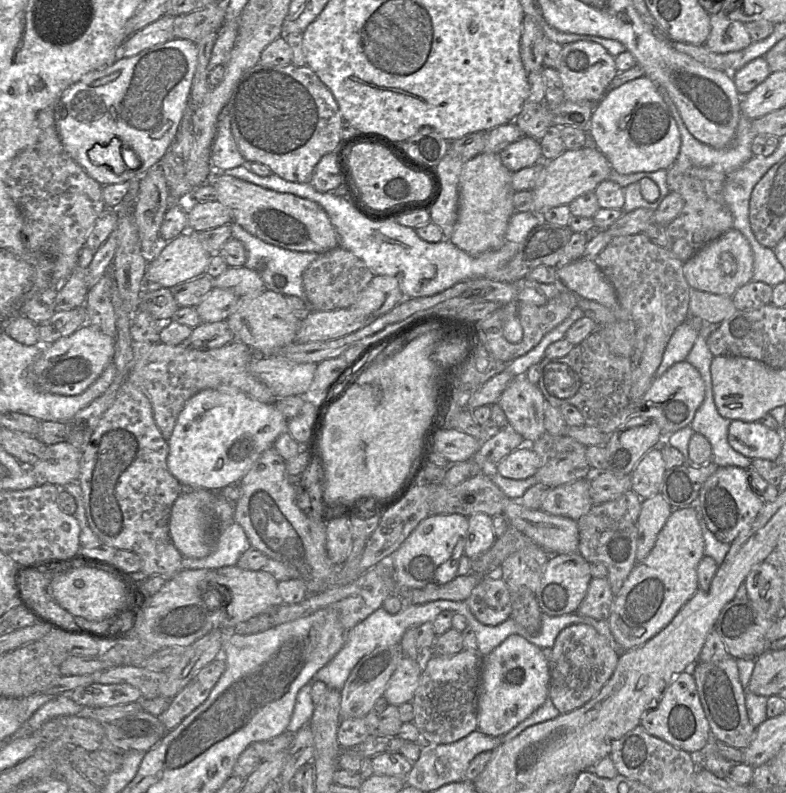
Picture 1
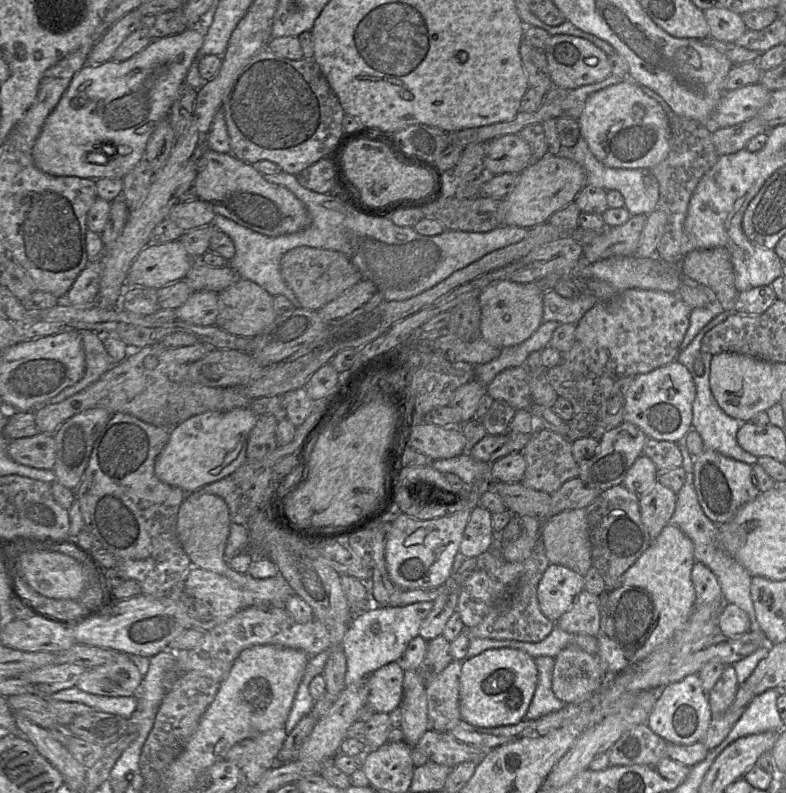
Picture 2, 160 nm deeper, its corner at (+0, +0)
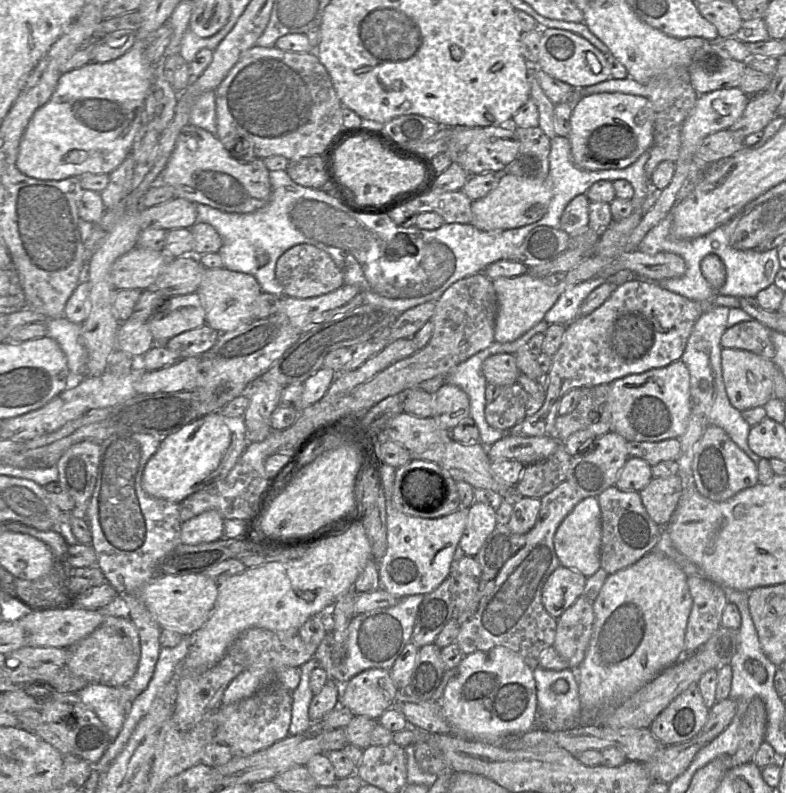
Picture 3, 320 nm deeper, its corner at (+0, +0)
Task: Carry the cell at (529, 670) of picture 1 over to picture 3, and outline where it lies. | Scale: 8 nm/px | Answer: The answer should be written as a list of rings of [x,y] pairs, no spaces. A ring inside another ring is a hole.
[[[505,647],[465,655],[456,675],[444,690],[442,712],[456,735],[487,743],[497,743],[527,733],[537,726],[537,691],[533,669],[517,653]]]

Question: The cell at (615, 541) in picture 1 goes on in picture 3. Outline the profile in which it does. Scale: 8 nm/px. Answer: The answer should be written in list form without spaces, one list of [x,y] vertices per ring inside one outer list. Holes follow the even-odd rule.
[[[609,487],[597,496],[601,510],[600,565],[609,575],[627,568],[651,552],[661,538],[662,527],[648,515],[640,494]]]

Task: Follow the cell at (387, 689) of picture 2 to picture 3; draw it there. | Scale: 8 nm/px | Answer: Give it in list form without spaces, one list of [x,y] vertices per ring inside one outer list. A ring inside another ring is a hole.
[[[372,668],[341,685],[339,704],[348,708],[354,716],[379,719],[387,709],[394,706],[398,691],[389,671]]]

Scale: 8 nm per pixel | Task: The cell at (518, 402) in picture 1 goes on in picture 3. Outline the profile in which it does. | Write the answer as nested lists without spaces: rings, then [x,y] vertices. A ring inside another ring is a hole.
[[[495,354],[488,357],[482,364],[482,372],[487,384],[509,386],[517,383],[520,371],[513,354]]]

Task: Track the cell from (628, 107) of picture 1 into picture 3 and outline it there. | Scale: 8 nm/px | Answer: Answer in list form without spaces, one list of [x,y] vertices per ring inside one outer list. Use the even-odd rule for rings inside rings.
[[[620,92],[587,95],[573,106],[568,136],[574,164],[584,170],[616,170],[632,165],[654,140],[655,110],[644,96]]]

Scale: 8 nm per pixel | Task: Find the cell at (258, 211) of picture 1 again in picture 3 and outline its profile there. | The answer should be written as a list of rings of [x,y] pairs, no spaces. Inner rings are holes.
[[[189,124],[178,135],[158,184],[171,186],[175,197],[195,204],[205,204],[224,212],[252,213],[264,207],[270,200],[269,172],[263,159],[237,160],[217,136]]]

